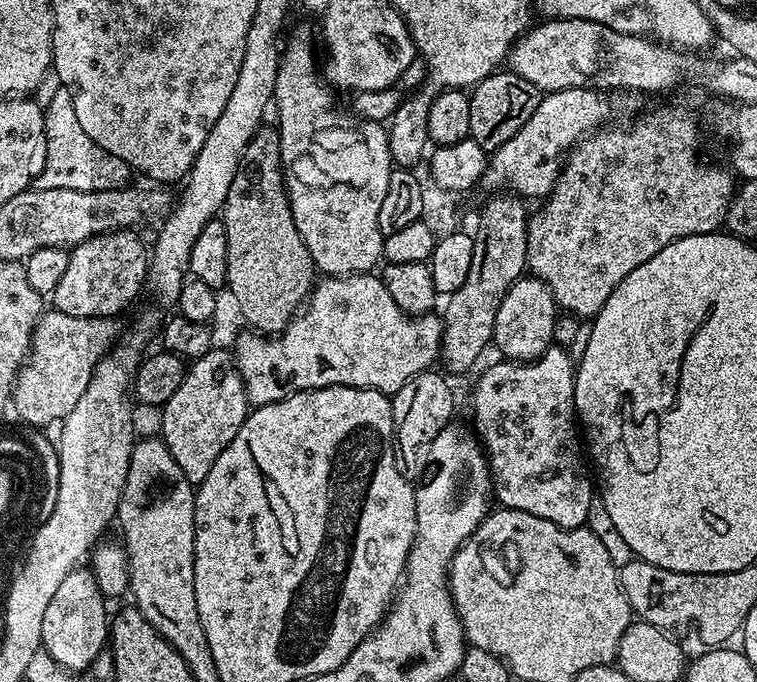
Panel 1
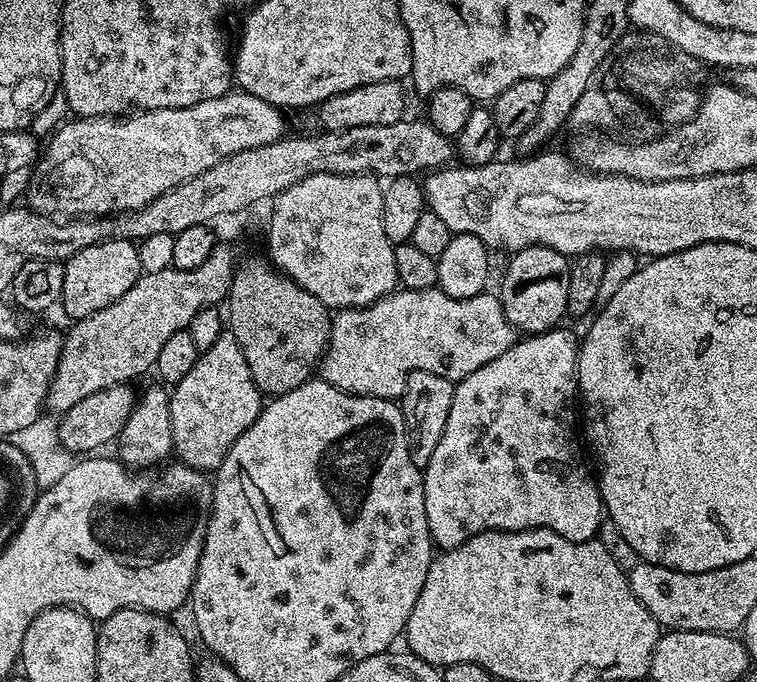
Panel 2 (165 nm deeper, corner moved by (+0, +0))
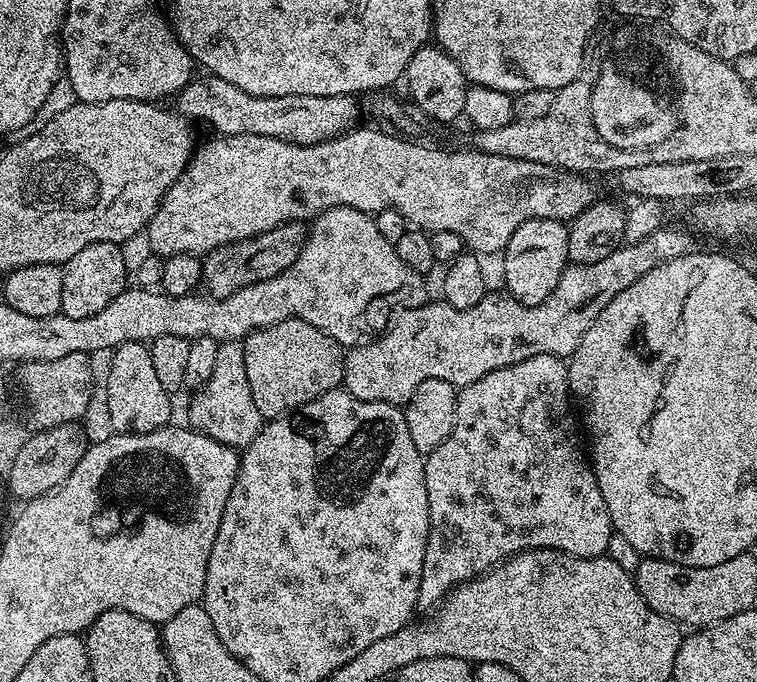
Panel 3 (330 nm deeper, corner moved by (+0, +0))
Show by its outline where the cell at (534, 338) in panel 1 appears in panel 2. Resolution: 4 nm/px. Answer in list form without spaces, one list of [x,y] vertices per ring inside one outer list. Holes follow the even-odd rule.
[[[530,246],[511,253],[509,260],[512,261],[504,272],[498,295],[502,310],[513,328],[520,334],[535,334],[557,327],[568,311],[569,257],[563,256],[558,250]]]

